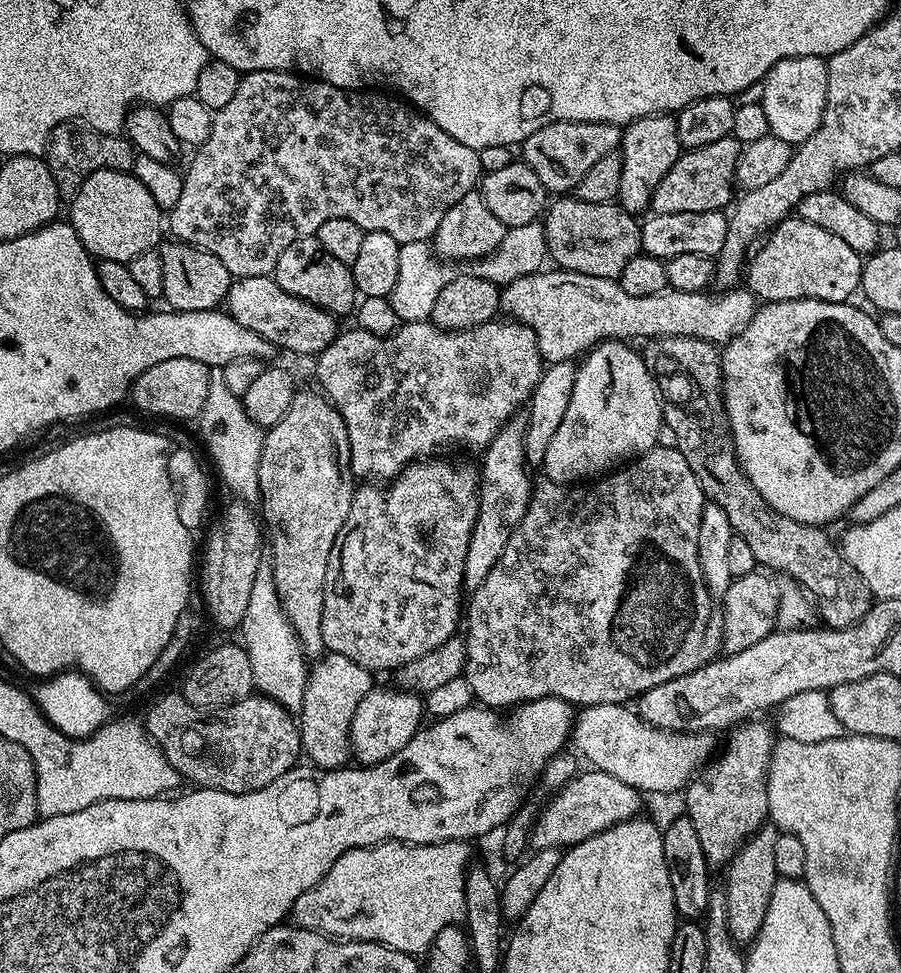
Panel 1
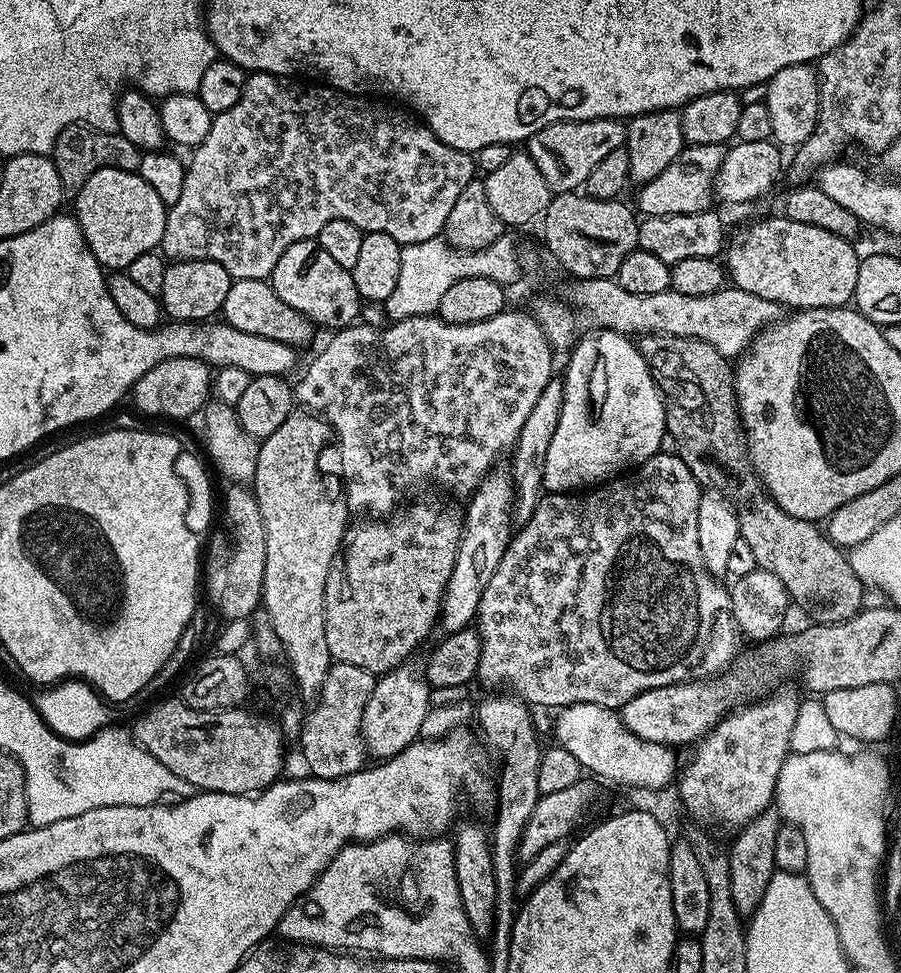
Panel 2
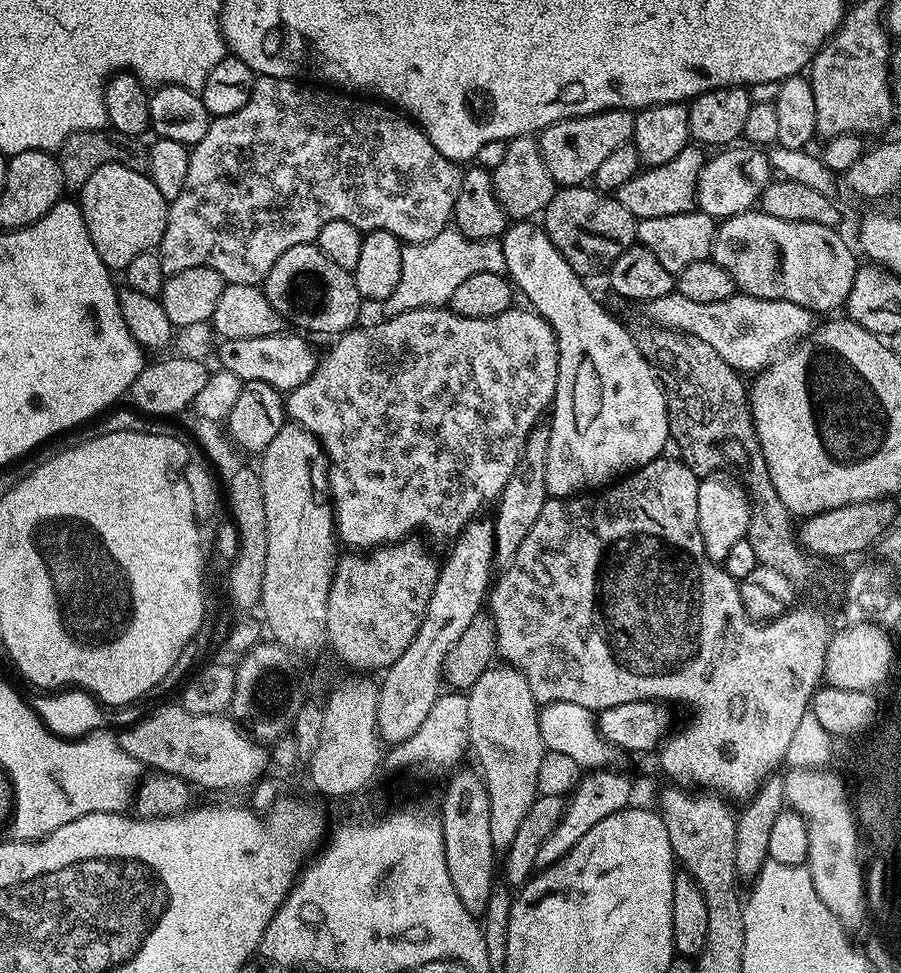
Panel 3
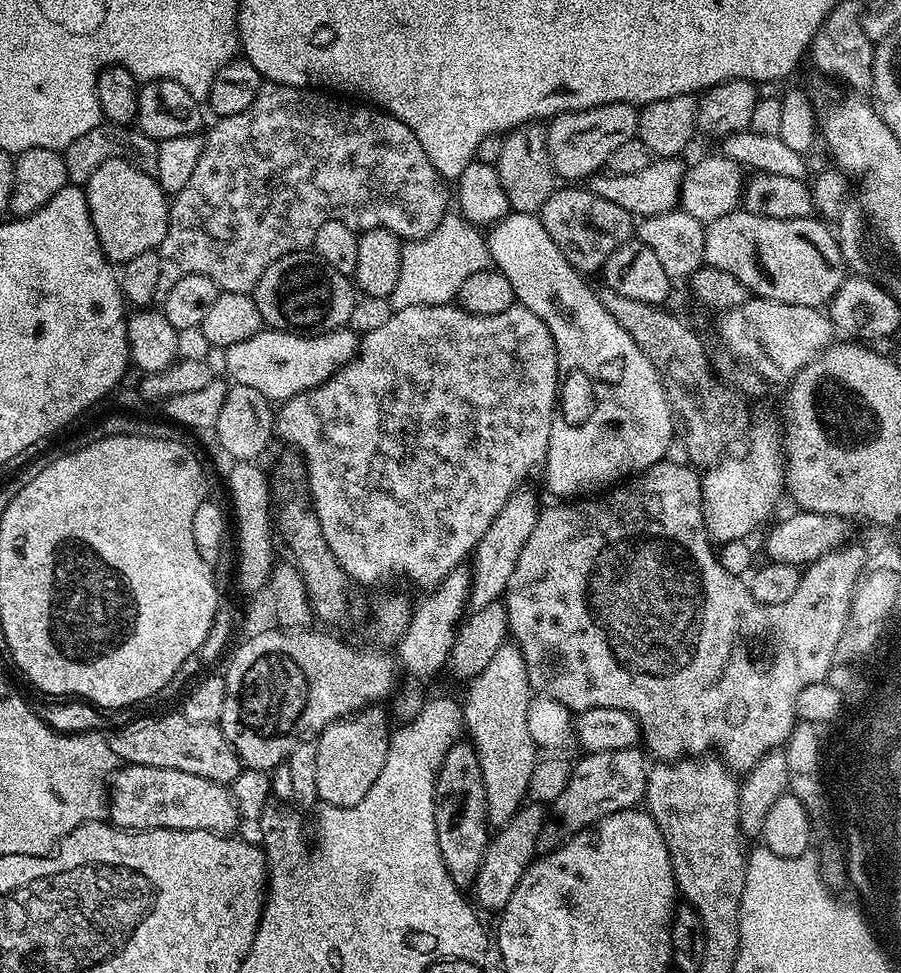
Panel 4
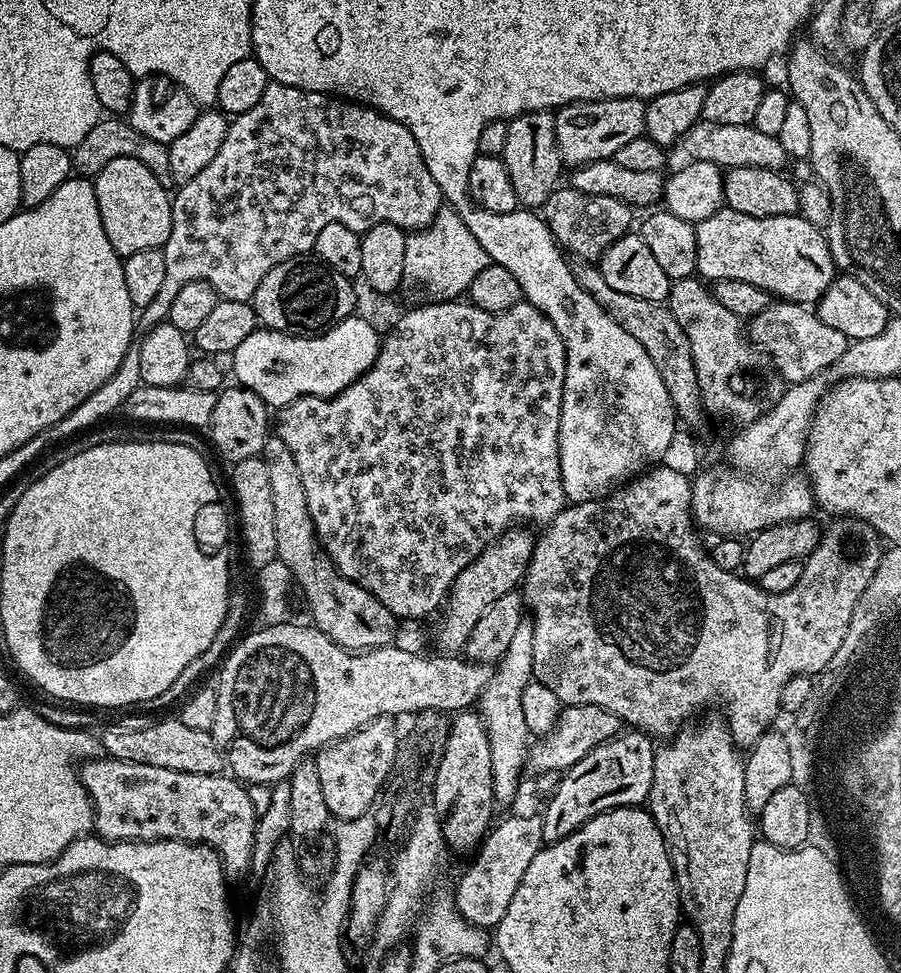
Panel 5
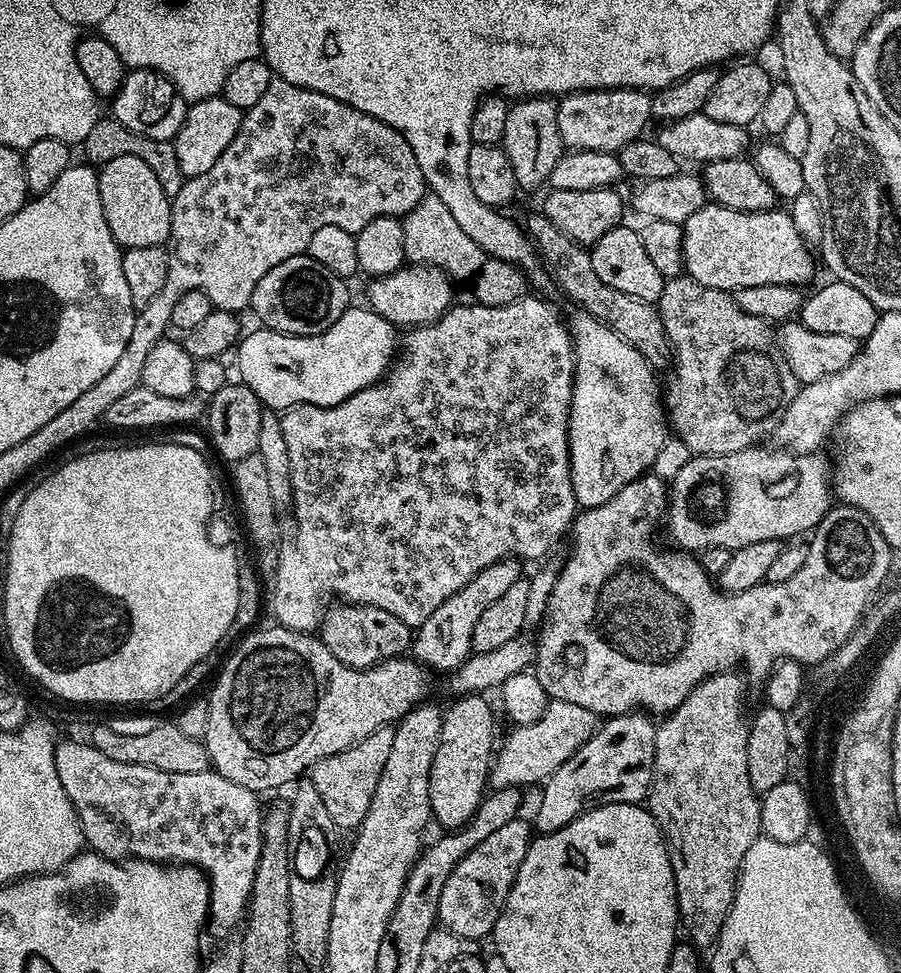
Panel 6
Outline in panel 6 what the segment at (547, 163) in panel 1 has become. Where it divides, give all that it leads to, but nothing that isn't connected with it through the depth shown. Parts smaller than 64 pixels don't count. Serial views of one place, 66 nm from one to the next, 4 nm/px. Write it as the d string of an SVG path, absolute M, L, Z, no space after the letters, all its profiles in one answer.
M593 88L569 92L557 103L556 109L560 137L572 150L619 153L625 144L637 139L648 120L653 119L652 96L638 88Z

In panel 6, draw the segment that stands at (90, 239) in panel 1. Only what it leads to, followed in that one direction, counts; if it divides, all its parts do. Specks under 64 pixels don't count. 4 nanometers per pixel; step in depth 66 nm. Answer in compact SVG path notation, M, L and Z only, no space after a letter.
M119 156L103 164L98 175L102 214L106 214L106 226L110 226L110 234L114 234L121 249L167 245L172 229L172 200L162 190L162 182L154 178L154 170L142 158Z

